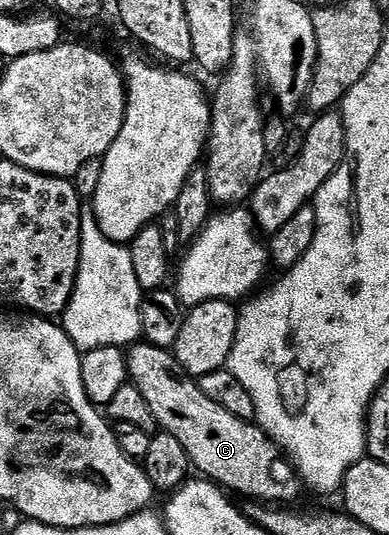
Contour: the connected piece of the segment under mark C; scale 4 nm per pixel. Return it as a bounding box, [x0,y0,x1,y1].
[125,342,301,506]

